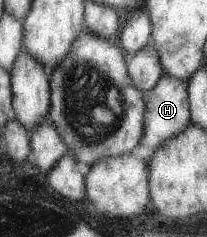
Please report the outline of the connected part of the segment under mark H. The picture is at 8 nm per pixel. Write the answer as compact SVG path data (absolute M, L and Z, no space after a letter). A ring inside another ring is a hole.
M162 73L161 78L148 90L143 93L144 100L144 133L140 138L141 144L147 148L146 164L150 154L164 143L165 139L184 131L191 123L188 103L187 81L175 79L174 76Z

